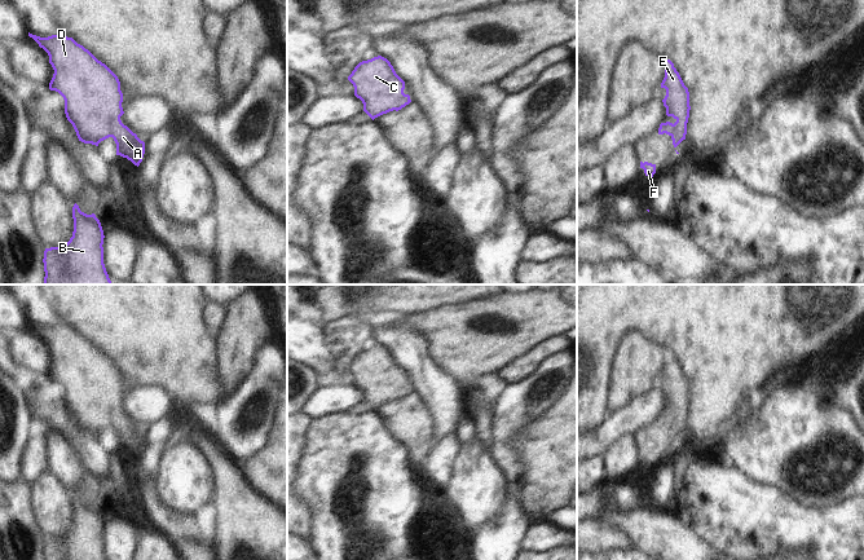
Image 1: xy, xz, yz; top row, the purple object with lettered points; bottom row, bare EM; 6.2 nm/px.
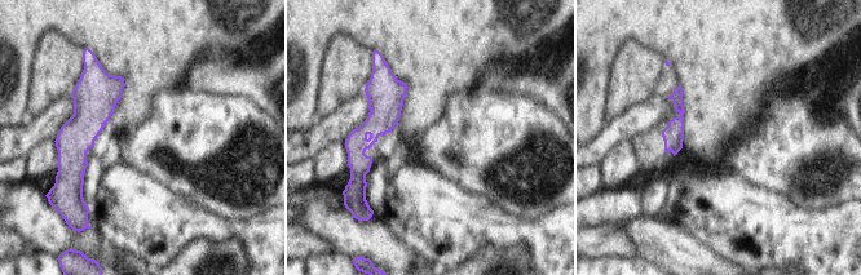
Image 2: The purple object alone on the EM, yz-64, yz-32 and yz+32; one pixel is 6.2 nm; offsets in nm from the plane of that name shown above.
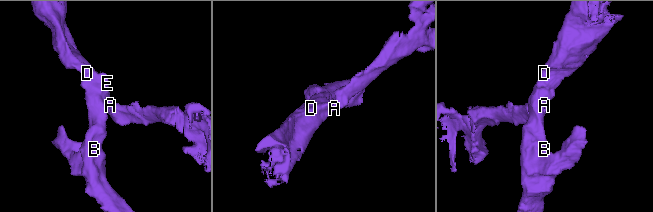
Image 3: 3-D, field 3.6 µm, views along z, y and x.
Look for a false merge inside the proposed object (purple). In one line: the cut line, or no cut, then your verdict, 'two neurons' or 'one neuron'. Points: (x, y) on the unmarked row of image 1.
no cut; one neuron

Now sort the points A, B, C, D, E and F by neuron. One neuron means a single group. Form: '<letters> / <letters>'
A B C D E F

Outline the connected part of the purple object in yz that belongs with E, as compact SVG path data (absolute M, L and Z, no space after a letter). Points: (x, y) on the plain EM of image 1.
M664 349L665 367L661 372L661 378L666 379L666 385L662 389L666 397L666 405L673 406L676 411L661 413L658 424L669 424L673 429L674 437L676 437L687 424L687 413L689 407L689 382L684 375L679 362L674 357L670 349Z

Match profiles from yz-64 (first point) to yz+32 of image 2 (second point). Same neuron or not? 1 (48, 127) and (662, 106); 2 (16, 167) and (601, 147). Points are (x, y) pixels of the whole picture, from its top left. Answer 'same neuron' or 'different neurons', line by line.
1: same neuron
2: different neurons

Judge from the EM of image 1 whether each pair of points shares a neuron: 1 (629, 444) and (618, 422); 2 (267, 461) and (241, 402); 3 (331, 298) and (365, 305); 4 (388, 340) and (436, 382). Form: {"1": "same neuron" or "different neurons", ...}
{"1": "different neurons", "2": "different neurons", "3": "same neuron", "4": "same neuron"}

